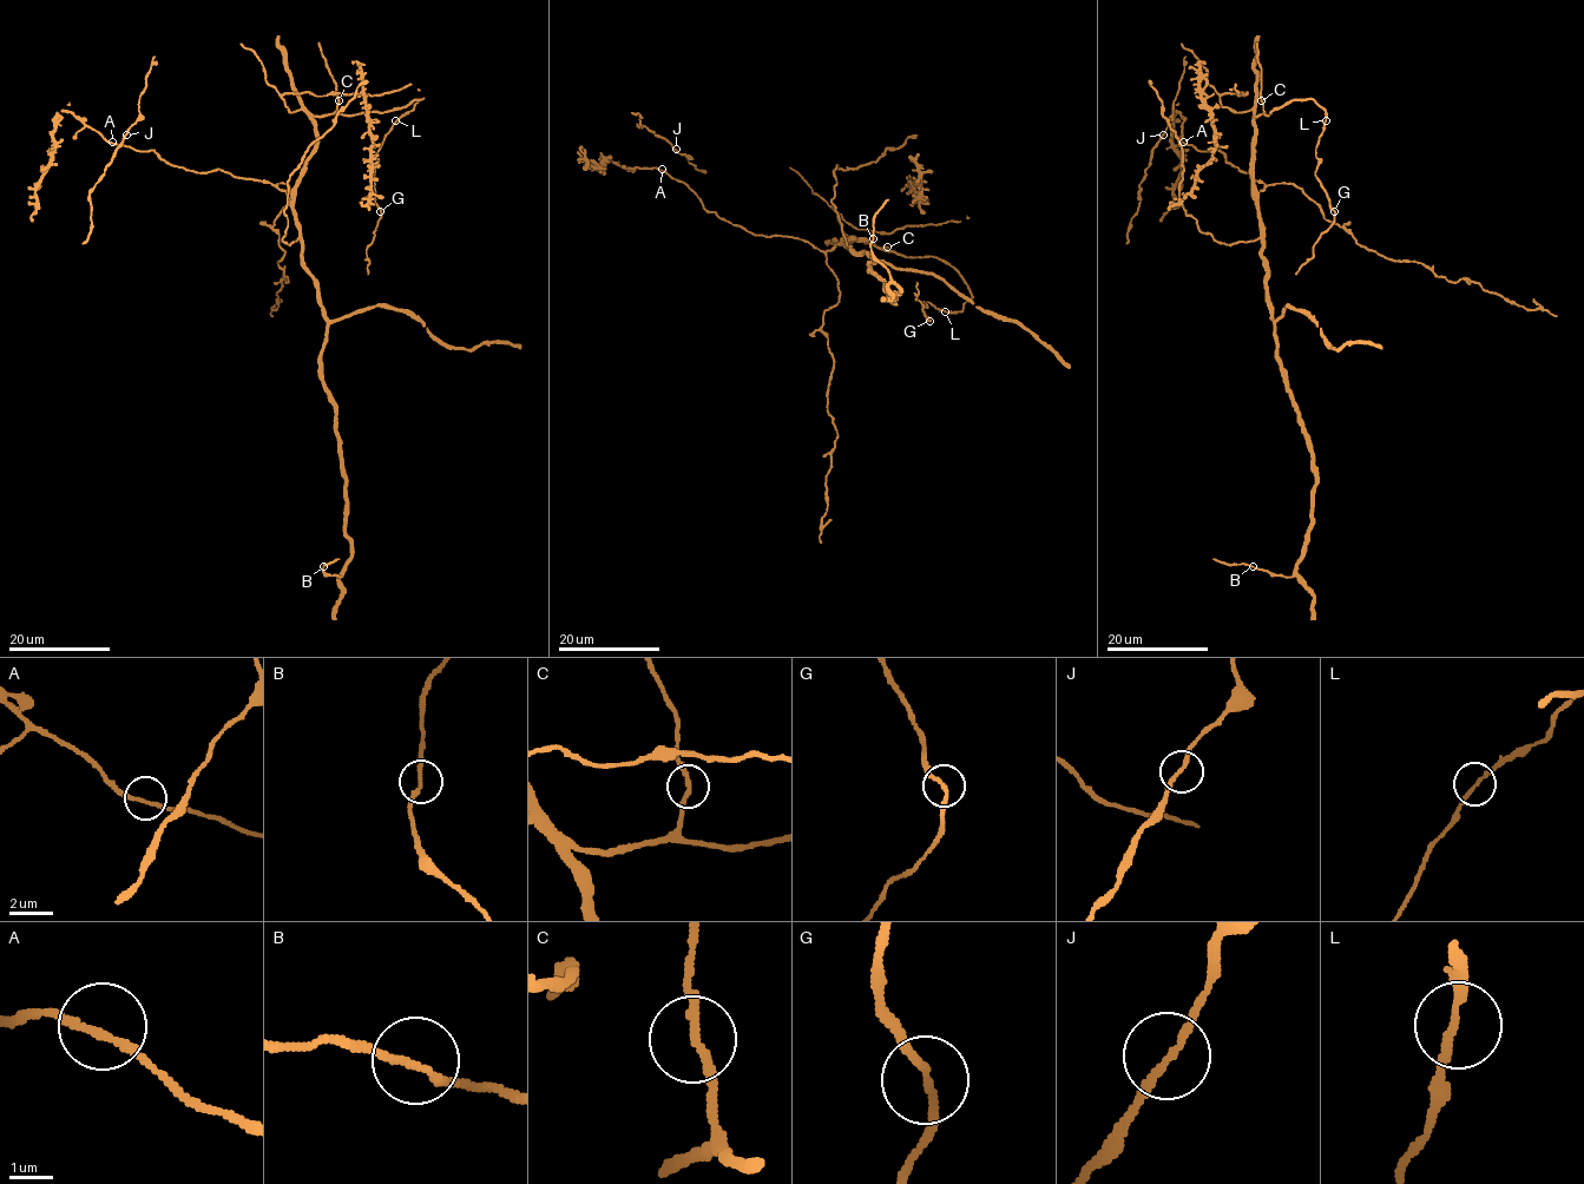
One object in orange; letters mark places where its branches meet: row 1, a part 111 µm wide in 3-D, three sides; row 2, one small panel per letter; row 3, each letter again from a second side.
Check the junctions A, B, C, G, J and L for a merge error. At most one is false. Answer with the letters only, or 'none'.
none

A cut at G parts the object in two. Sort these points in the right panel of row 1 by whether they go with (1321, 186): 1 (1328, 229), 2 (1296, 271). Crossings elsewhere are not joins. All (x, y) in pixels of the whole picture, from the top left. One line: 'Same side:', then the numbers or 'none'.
Same side: none

